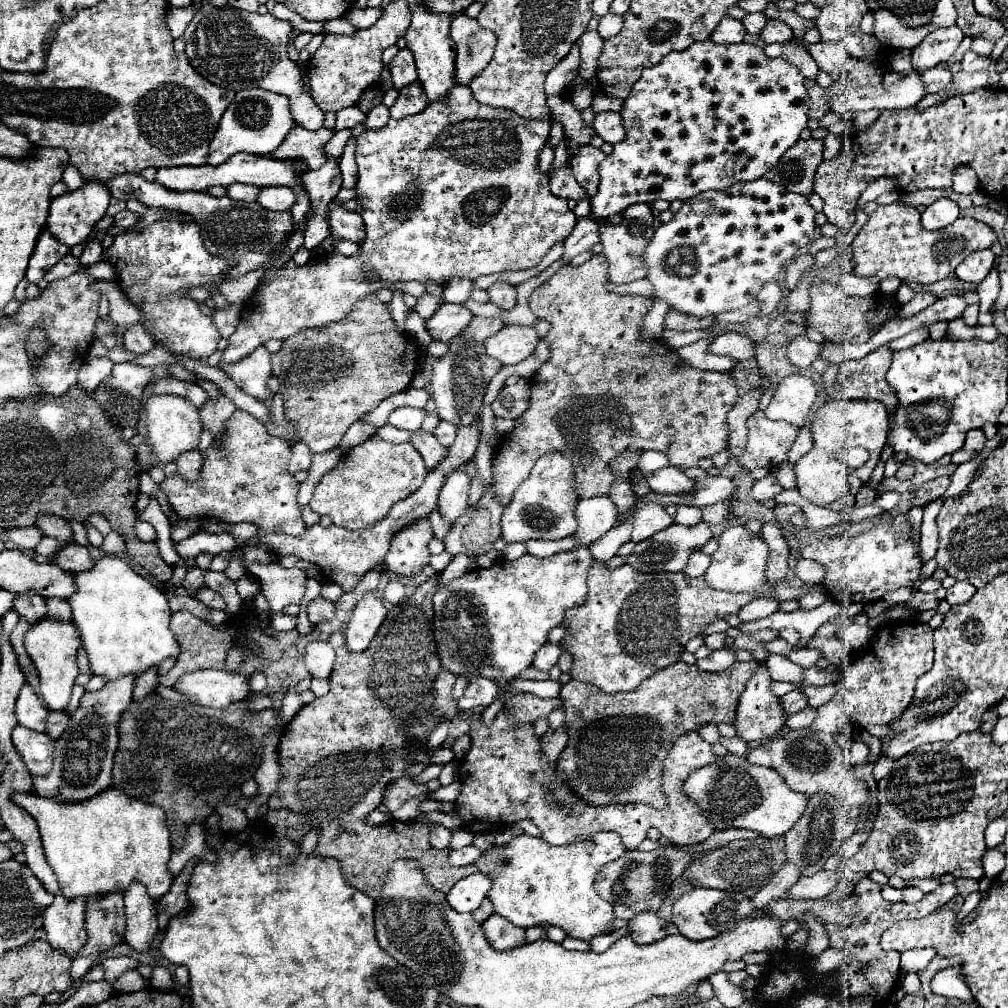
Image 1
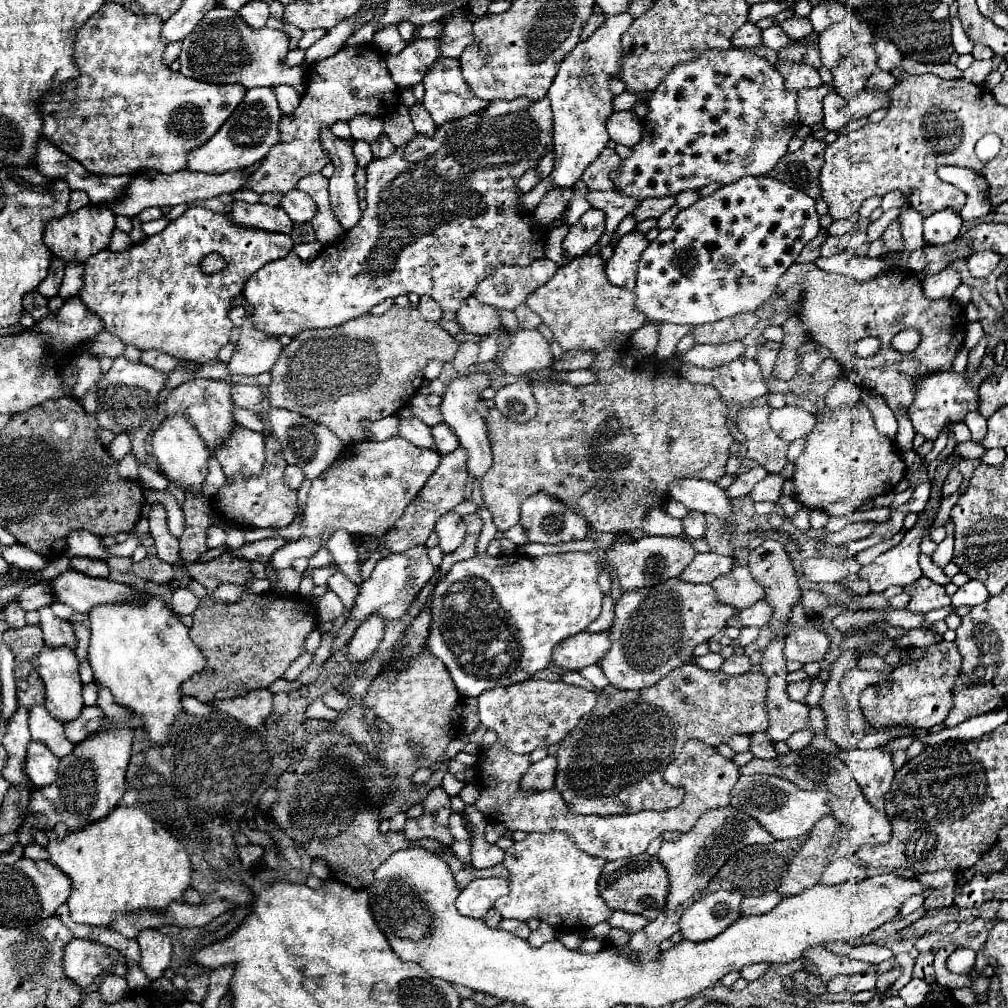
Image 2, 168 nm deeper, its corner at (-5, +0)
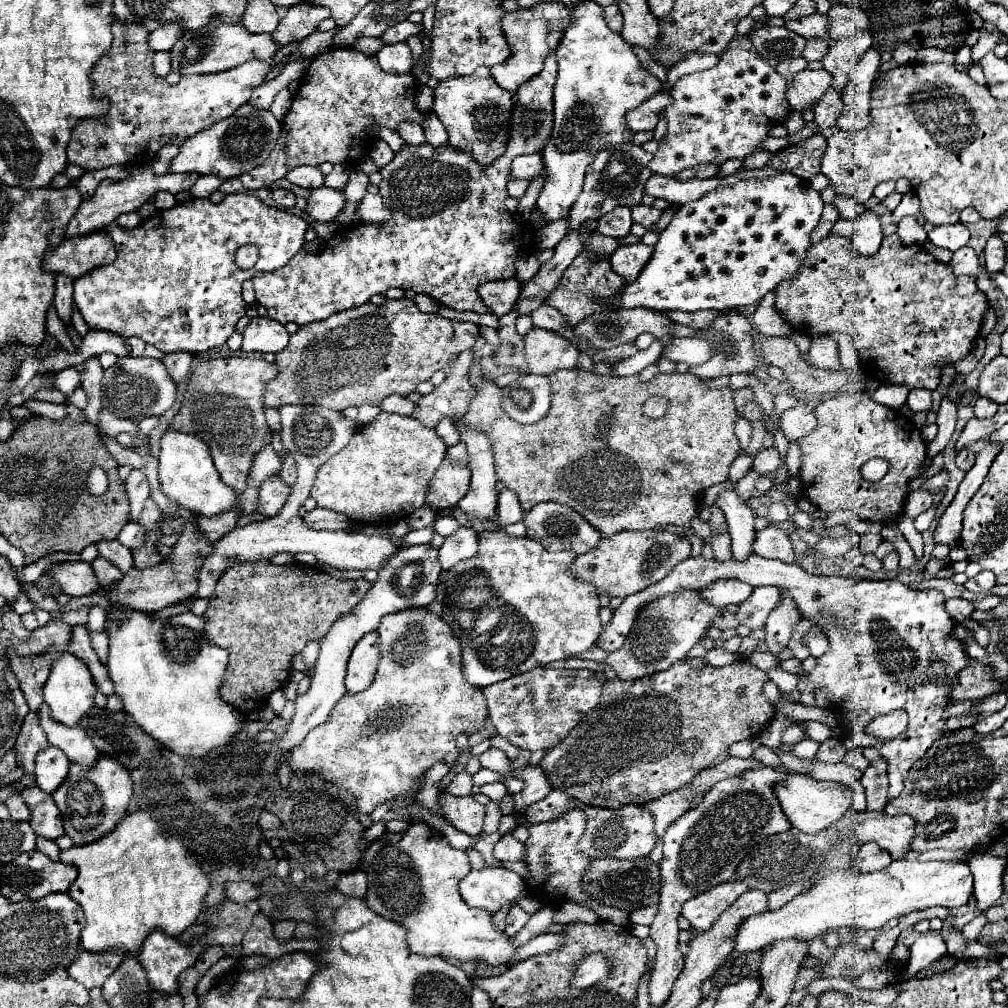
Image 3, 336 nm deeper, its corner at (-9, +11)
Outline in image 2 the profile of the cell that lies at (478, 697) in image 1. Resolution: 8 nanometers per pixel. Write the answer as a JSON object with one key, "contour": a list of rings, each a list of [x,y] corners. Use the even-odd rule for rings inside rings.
{"contour":[[[529,679],[523,683],[515,683],[509,687],[497,687],[491,691],[485,691],[477,697],[479,701],[479,719],[481,723],[495,731],[499,735],[499,741],[513,753],[517,755],[529,755],[531,751],[539,749],[539,747],[549,747],[553,743],[563,741],[581,721],[583,715],[587,715],[595,703],[597,703],[597,693],[587,691],[583,687],[575,687],[575,685],[567,685],[563,681],[539,681],[539,679]]]}

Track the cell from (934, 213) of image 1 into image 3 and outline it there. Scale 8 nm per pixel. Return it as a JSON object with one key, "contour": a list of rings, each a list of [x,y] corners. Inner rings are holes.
{"contour":[[[957,222],[957,224],[935,226],[927,236],[929,236],[929,242],[933,242],[935,246],[941,246],[941,248],[955,252],[957,248],[963,248],[967,244],[969,230],[967,230],[965,224]]]}

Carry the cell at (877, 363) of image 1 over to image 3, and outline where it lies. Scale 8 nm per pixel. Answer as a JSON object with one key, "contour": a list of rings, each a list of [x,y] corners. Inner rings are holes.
{"contour":[[[897,234],[883,238],[881,250],[873,258],[853,254],[853,246],[849,246],[849,240],[845,238],[823,238],[819,244],[809,248],[799,270],[777,286],[775,296],[775,308],[795,332],[809,338],[831,332],[847,334],[857,350],[859,368],[867,376],[887,384],[907,386],[911,390],[935,390],[941,368],[949,362],[959,362],[969,354],[987,306],[987,296],[975,286],[973,276],[953,276],[947,264],[929,258],[921,246],[903,246]]]}

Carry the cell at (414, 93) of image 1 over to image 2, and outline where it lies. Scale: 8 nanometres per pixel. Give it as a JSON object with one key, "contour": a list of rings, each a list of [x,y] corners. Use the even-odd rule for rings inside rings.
{"contour":[[[415,103],[411,109],[411,121],[415,125],[415,131],[421,133],[421,135],[427,135],[427,137],[433,137],[435,133],[435,125],[433,125],[433,119],[429,117],[429,111],[421,105],[421,103]]]}

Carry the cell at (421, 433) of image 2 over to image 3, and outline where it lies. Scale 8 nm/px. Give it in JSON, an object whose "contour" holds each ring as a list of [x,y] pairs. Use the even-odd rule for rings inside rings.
{"contour":[[[389,396],[381,402],[379,408],[385,410],[385,412],[401,414],[401,416],[413,416],[413,412],[415,412],[415,404],[409,398],[403,398],[403,396]]]}

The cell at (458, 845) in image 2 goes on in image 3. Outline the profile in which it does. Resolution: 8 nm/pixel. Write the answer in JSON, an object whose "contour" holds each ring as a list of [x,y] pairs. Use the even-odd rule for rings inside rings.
{"contour":[[[503,866],[471,870],[461,882],[459,892],[469,906],[497,912],[507,902],[517,902],[527,894],[523,878]]]}

